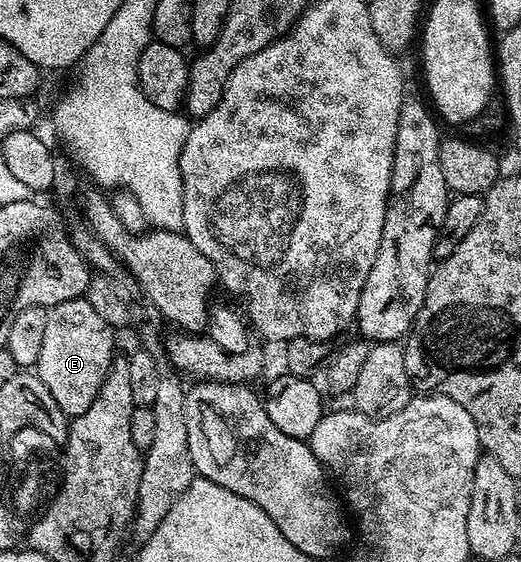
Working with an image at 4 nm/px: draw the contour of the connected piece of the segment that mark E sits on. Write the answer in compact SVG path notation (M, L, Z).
M87 297L66 300L49 309L46 333L42 335L42 356L38 356L34 370L39 374L42 384L50 388L50 396L58 400L58 408L62 408L64 414L75 416L86 412L90 404L94 404L94 396L98 396L102 384L108 379L108 370L117 353L116 338L112 335L112 330L110 323L102 320L102 316L98 316L94 308L90 308Z

